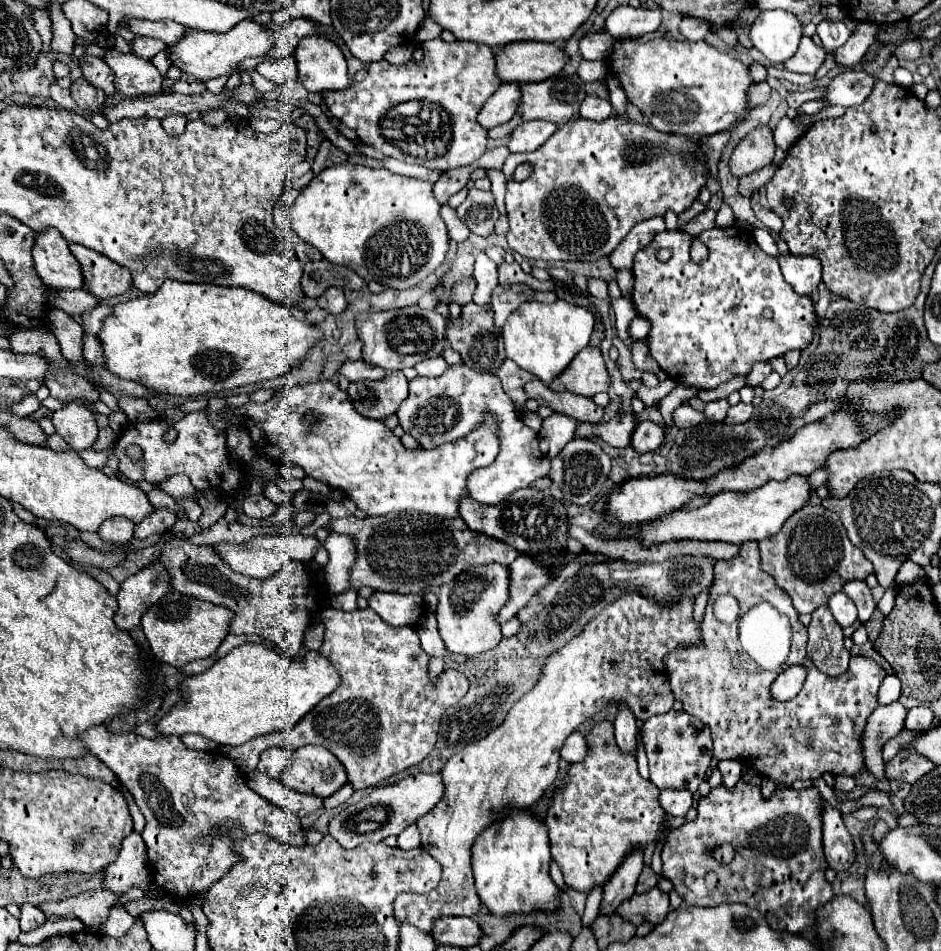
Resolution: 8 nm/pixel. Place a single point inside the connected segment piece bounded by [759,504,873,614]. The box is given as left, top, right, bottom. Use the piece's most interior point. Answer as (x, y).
(811, 557)

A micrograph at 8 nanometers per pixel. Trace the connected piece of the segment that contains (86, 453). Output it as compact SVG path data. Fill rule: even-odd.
M111 447L103 453L94 453L93 449L83 450L79 452L79 456L83 459L85 464L91 468L100 469L106 465L108 456L114 453L115 448Z

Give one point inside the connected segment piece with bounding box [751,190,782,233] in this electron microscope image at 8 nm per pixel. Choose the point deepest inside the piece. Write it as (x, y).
(768, 218)

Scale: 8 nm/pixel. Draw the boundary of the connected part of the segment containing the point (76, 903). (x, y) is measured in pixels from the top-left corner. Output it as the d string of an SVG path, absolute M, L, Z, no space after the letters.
M89 890L89 892L83 892L83 894L69 898L69 900L43 902L37 908L45 916L57 916L57 918L75 916L85 926L97 926L107 920L109 910L115 900L117 900L117 896L109 890Z

